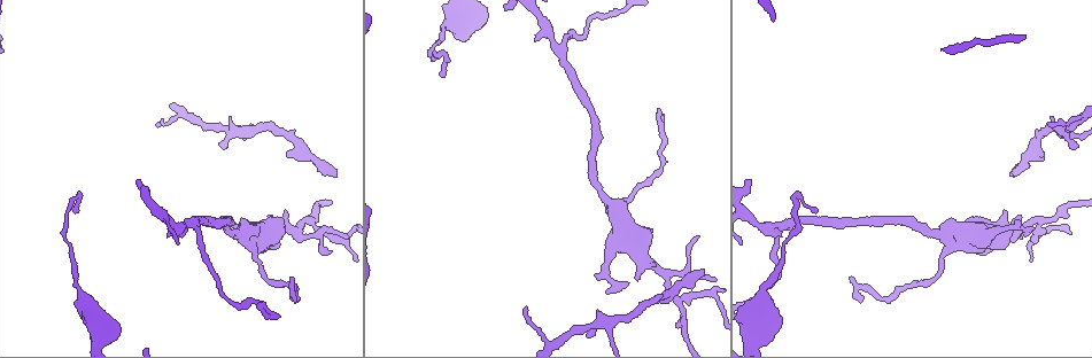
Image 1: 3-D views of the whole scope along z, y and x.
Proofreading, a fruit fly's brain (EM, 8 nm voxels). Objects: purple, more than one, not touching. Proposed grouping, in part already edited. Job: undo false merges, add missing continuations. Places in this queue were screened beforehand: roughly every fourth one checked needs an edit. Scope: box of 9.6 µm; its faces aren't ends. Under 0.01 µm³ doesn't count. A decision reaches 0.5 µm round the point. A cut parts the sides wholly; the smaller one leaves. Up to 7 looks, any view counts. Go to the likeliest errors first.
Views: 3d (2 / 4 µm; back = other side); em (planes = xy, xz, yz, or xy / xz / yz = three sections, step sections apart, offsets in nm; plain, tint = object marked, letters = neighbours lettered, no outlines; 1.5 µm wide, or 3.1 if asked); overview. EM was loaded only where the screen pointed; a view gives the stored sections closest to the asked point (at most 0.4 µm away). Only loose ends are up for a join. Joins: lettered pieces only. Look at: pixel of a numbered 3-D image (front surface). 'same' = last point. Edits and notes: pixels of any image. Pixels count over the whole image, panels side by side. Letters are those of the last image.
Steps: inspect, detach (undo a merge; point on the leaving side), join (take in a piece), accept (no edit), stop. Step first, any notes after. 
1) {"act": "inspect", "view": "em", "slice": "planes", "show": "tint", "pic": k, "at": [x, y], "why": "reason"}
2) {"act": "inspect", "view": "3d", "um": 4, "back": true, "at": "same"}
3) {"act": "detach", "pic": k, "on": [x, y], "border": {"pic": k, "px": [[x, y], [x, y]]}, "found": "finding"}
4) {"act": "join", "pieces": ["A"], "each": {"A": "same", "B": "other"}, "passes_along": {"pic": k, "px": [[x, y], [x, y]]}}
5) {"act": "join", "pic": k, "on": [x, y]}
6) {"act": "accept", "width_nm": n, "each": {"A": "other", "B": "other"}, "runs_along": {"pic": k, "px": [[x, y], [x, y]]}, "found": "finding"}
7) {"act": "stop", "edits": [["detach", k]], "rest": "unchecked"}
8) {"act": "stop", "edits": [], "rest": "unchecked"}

{"act": "inspect", "view": "3d", "um": 2, "pic": 1, "at": [702, 270], "why": "branch stops here"}

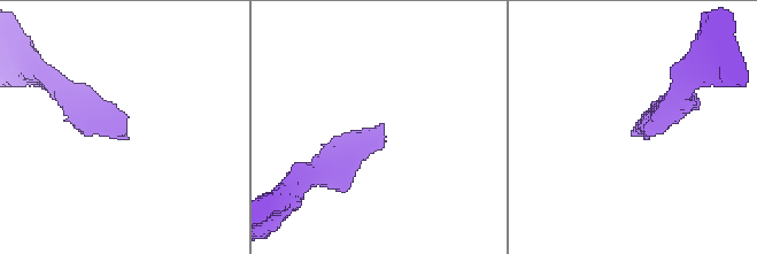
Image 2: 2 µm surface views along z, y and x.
{"act": "inspect", "view": "em", "slice": "xy", "step": 8, "show": "tint", "pic": 2, "at": [383, 123], "why": "now the EM"}

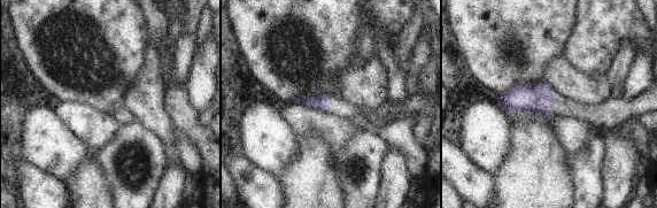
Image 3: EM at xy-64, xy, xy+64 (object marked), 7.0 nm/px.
{"act": "inspect", "view": "em", "slice": "planes", "show": "letters", "at": "same"}

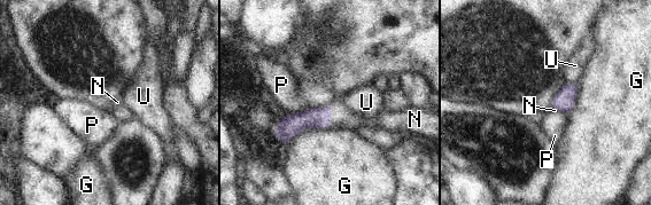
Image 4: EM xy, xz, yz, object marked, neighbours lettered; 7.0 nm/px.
{"act": "join", "pic": 4, "on": [342, 117], "each": {"G": "other", "N": "same", "P": "other", "U": "other"}, "passes_along": {"pic": 4, "px": [[320, 118], [331, 117], [342, 117]]}, "found": "the neuron continues"}

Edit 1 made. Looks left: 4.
{"act": "inspect", "view": "em", "slice": "xz", "step": 8, "show": "tint", "pic": 1, "at": [563, 50], "why": "side arm on a straight run"}

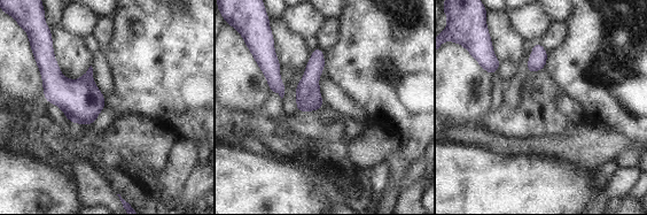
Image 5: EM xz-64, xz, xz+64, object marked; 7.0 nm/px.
{"act": "inspect", "view": "em", "slice": "planes", "show": "tint", "at": "same", "why": "cut it another way"}

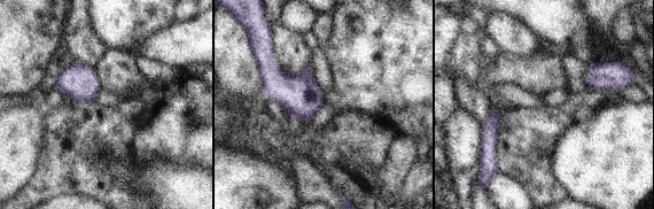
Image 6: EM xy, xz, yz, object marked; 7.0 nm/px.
{"act": "inspect", "view": "em", "slice": "planes", "show": "letters", "at": "same"}

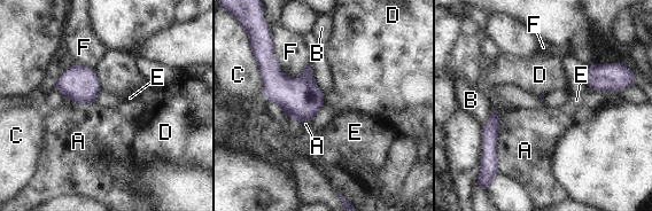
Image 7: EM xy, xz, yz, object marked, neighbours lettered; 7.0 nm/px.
{"act": "accept", "each": {"A": "other", "B": "other", "C": "other", "D": "other", "E": "other", "F": "other"}, "border": {"pic": 7, "px": [[491, 107], [501, 112], [501, 131]]}, "found": "all the same neuron"}

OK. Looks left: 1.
{"act": "stop", "edits": [["join", 4]], "rest": "unchecked"}

